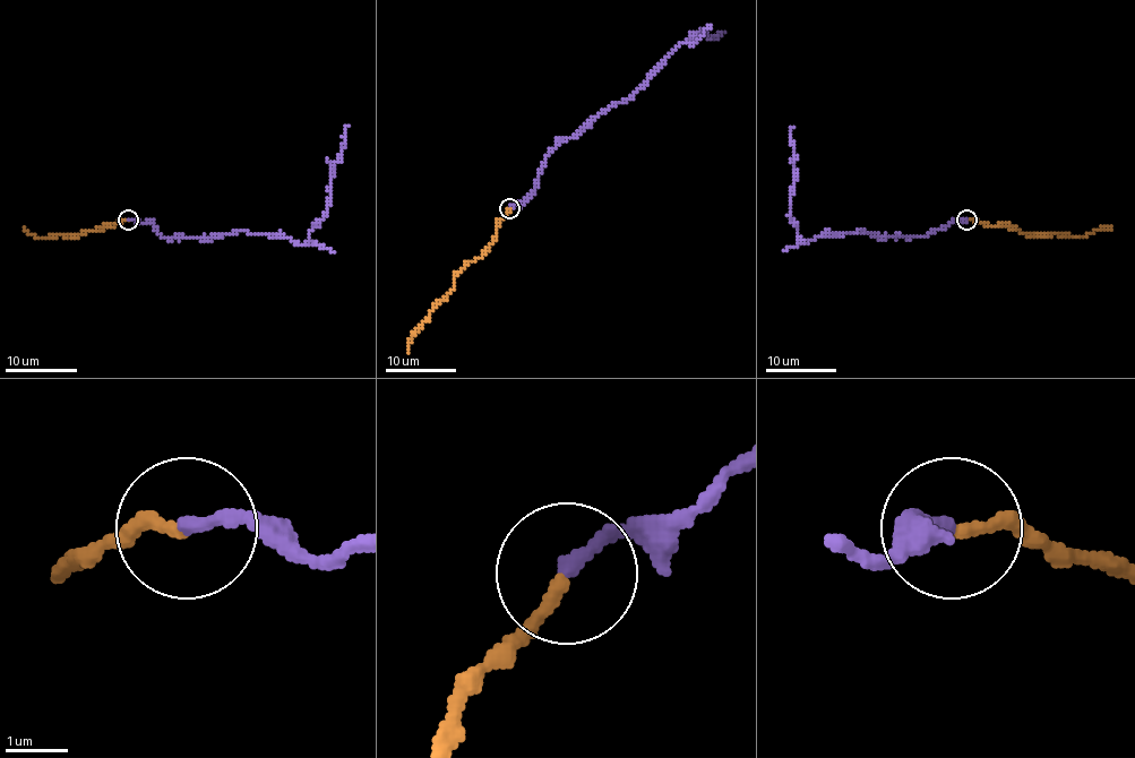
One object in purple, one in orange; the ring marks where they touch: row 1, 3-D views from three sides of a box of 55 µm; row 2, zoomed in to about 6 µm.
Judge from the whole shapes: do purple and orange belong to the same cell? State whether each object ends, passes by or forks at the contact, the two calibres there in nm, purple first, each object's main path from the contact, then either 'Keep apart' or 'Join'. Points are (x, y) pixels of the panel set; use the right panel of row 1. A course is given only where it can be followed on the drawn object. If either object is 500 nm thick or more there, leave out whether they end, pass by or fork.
At the ring purple ends. At the ring orange ends. Thickness 240 nm (purple) against 190 nm. Course of purple: (968, 220), (925, 235), (879, 238), (860, 230), (801, 242), (798, 226), (790, 218), (797, 171), (791, 127). Course of orange: (968, 220), (1034, 235), (1085, 235), (1110, 226). Join

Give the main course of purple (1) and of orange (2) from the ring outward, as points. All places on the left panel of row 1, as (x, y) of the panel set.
1: (128, 221), (155, 226), (168, 239), (211, 239), (247, 231), (302, 244), (326, 212), (332, 170), (347, 125)
2: (128, 221), (71, 237), (37, 237), (25, 227)

